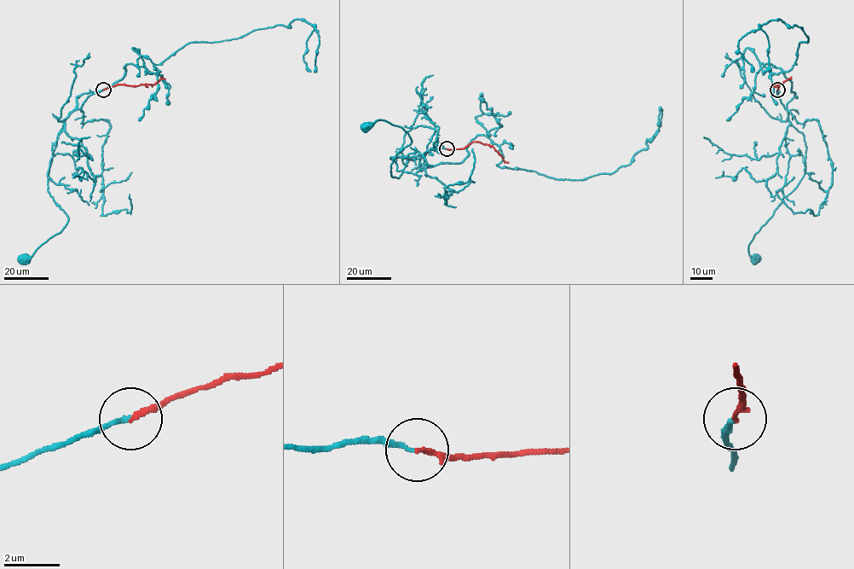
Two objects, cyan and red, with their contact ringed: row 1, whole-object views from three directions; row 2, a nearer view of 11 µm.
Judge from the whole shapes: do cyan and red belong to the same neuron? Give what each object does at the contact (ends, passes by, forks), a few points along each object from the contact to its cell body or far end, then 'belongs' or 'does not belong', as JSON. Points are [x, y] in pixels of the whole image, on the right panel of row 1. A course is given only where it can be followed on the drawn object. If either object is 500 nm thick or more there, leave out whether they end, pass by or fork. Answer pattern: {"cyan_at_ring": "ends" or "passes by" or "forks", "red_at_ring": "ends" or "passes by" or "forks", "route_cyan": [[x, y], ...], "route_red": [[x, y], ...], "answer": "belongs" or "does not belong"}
{"cyan_at_ring": "ends", "red_at_ring": "ends", "route_cyan": [[777, 89], [790, 123], [803, 134], [806, 148], [805, 171], [799, 182], [753, 236], [749, 245], [753, 258]], "route_red": [[777, 89], [776, 84], [770, 85], [791, 79]], "answer": "belongs"}

